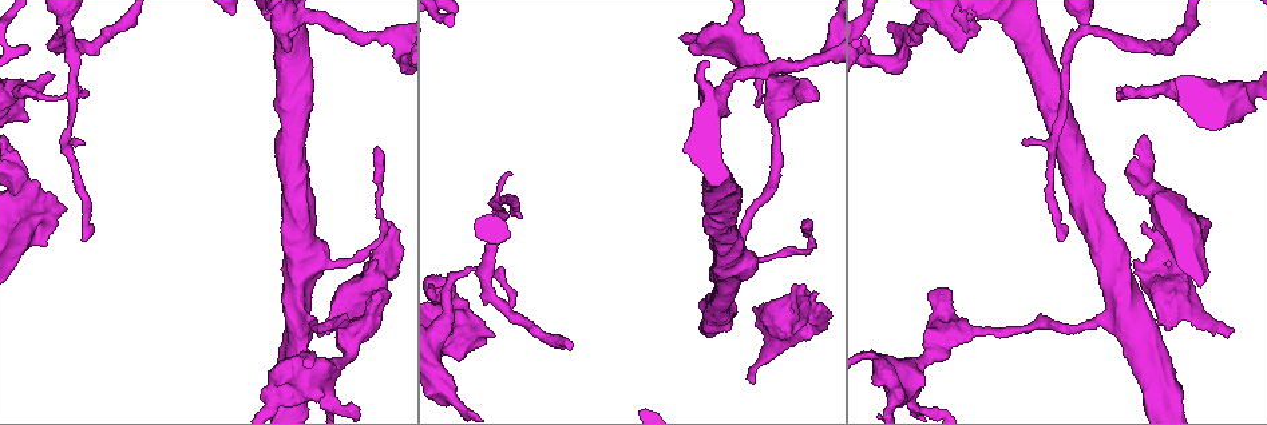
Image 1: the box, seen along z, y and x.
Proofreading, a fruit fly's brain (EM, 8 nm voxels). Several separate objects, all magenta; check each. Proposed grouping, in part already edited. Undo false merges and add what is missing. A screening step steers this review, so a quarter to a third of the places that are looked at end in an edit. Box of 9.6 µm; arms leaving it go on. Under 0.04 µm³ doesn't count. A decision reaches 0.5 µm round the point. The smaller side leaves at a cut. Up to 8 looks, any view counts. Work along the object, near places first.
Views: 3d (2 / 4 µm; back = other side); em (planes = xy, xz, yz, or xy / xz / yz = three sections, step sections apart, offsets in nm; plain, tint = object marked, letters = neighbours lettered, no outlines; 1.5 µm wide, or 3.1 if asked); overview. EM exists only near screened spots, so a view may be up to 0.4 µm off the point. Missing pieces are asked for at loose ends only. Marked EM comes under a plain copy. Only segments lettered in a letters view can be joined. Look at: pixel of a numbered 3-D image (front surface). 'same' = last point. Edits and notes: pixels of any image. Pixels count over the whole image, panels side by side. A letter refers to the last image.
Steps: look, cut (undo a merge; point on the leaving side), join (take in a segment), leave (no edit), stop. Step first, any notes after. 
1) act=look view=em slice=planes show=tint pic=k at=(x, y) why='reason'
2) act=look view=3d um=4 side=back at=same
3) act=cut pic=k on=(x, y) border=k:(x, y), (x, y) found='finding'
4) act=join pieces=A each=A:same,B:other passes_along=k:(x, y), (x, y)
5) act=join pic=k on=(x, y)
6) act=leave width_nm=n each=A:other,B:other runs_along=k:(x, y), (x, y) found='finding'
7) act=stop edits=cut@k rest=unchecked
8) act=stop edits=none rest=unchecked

act=look view=em slice=planes show=letters pic=1 at=(83, 240) why='branch stops here'

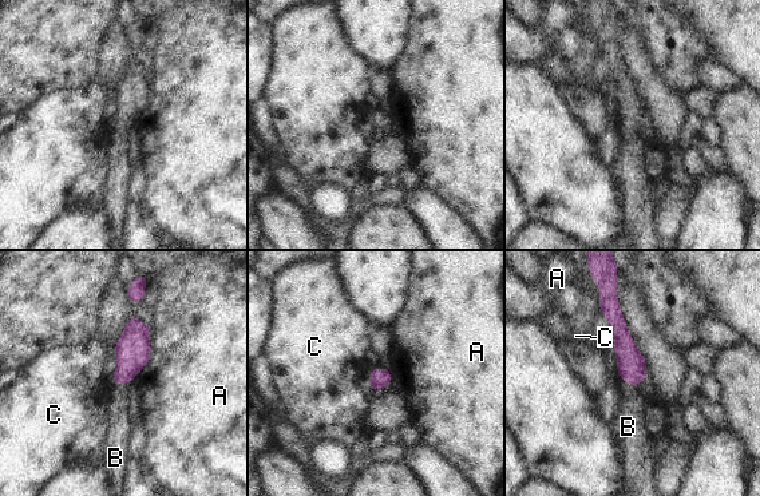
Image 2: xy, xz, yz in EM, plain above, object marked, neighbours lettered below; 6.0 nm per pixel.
act=join pieces=B longest_contact=A:340nm each=A:other,B:same,C:other passes_along=2:(632, 365), (630, 383), (629, 424) found='it goes on there'

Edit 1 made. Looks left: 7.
act=look view=overview

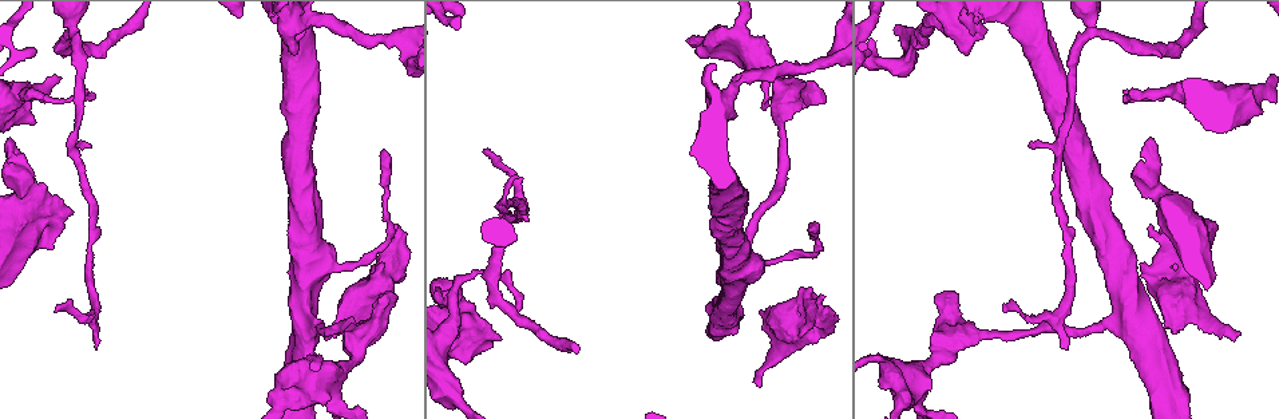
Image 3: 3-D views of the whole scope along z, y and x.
act=look view=3d um=4 pic=3 at=(1064, 347) why='branch stops here'

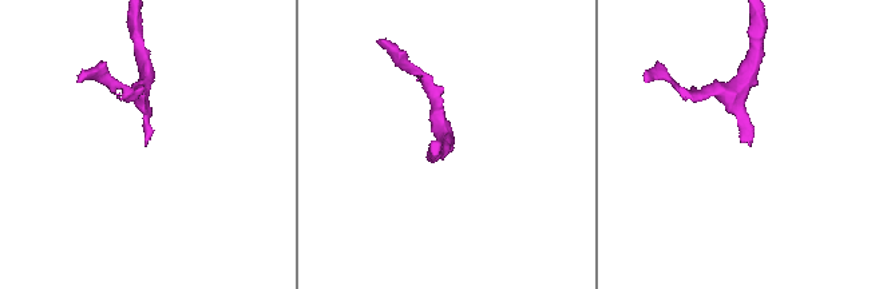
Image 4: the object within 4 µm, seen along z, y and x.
act=look view=em slice=planes show=letters pic=4 at=(144, 146) why='shape alone is not enough'

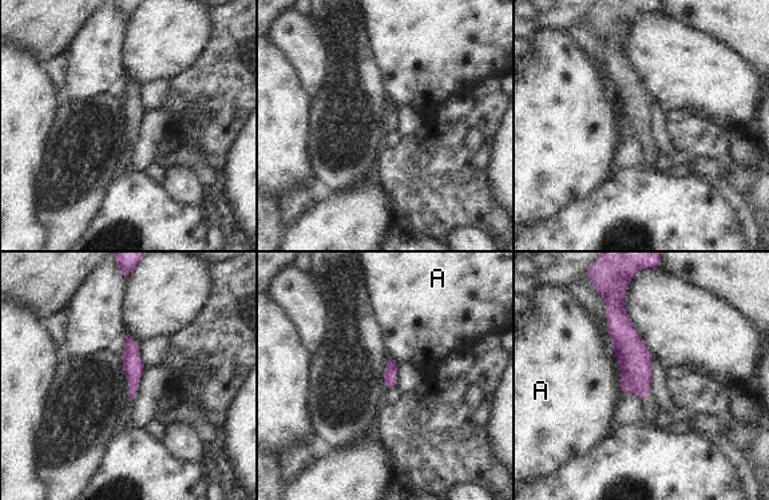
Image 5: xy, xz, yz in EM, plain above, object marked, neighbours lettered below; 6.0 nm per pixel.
act=leave longest_contact=A:300nm each=A:other found='none of them fits'

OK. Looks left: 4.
act=look view=em slice=planes show=letters pic=4 at=(76, 80) why='branch stops here'

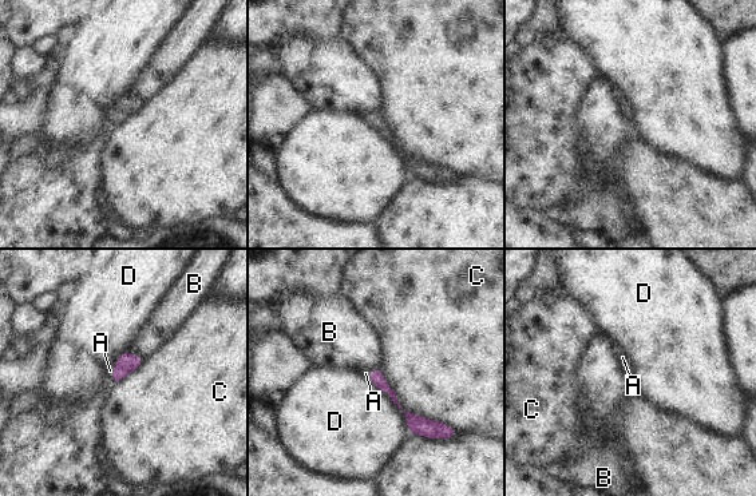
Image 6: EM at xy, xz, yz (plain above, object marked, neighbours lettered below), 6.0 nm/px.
act=join pieces=A width_nm=80 each=A:same,B:other,C:other,D:other passes_along=6:(127, 362), (114, 368), (110, 370) found='the neuron continues'

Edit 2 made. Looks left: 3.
act=stop edits=join@2,join@6 rest=unchecked

